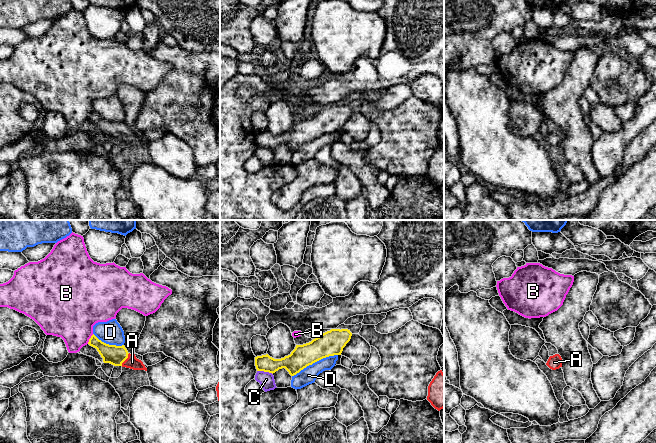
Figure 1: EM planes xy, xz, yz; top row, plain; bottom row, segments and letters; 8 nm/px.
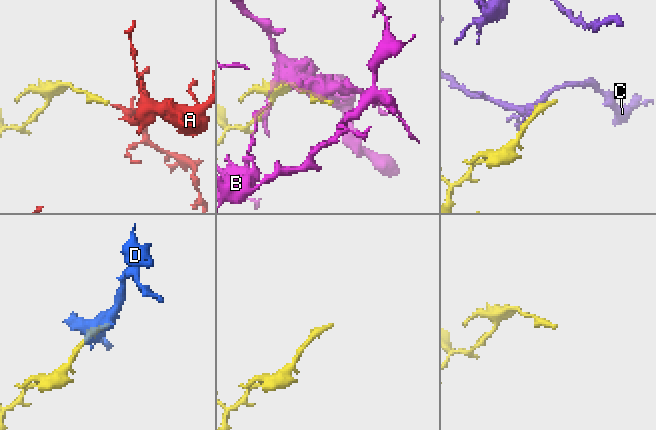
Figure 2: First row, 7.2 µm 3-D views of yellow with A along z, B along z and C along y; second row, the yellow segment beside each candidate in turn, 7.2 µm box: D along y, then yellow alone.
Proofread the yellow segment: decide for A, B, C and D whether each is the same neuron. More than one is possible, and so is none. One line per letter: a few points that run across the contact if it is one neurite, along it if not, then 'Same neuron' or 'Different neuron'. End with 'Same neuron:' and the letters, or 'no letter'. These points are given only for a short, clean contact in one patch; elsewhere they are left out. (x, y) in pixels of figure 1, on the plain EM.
A: Line: xy (116, 131), (126, 134), (132, 138). Same neuron
B: Different neuron
C: Line: xz (257, 146), (263, 146), (272, 150). Different neuron
D: Different neuron
Same neuron: A

